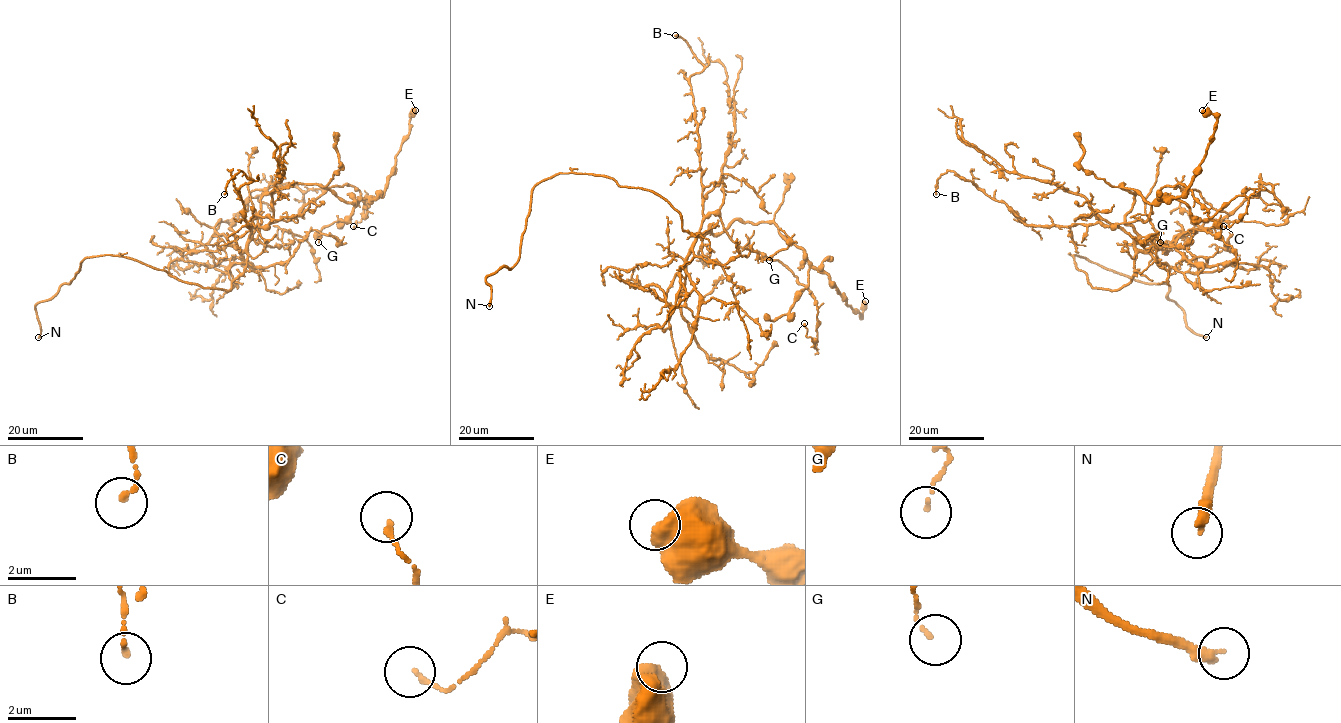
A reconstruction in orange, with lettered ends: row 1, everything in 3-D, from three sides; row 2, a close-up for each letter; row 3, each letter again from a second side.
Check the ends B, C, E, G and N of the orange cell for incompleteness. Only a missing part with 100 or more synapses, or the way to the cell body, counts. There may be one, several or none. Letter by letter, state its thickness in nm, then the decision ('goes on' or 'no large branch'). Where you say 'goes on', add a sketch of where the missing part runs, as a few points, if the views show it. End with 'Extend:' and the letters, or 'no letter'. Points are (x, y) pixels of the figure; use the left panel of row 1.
B: 160 nm | no large branch
C: 130 nm | no large branch
E: 800 nm | no large branch
G: 90 nm | no large branch
N: 340 nm | goes on
Extend: N

